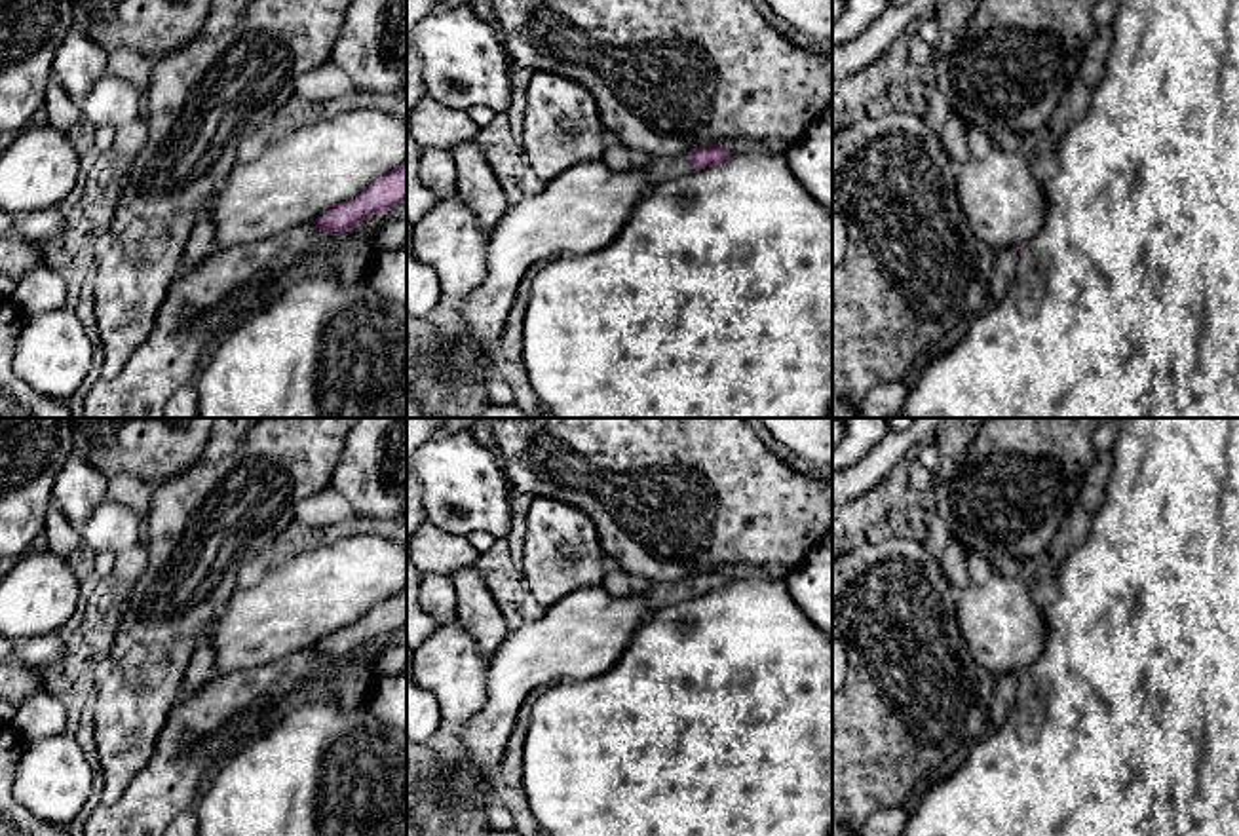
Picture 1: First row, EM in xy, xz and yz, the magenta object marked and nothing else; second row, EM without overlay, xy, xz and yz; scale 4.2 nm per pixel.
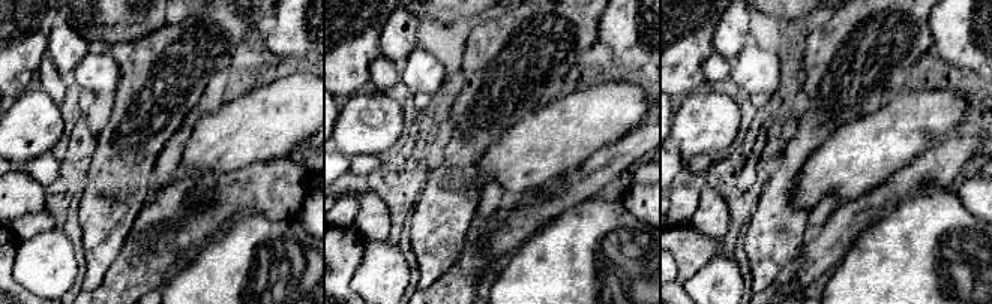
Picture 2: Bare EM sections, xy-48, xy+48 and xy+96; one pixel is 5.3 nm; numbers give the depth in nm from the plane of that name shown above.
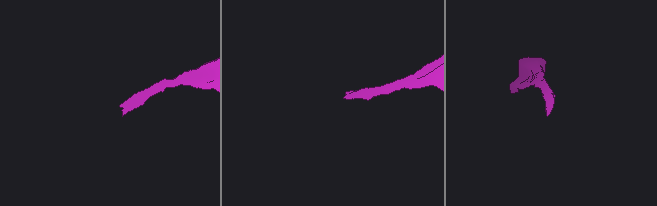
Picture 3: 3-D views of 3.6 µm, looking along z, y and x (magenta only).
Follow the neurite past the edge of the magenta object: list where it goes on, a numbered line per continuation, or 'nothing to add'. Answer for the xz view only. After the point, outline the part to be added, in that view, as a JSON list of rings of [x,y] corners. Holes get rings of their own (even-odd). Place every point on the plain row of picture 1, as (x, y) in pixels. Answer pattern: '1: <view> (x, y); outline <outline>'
1: xz (656, 595); outline [[[680,578],[677,581],[665,583],[639,581],[635,593],[644,597],[652,610],[694,598],[690,578]]]

